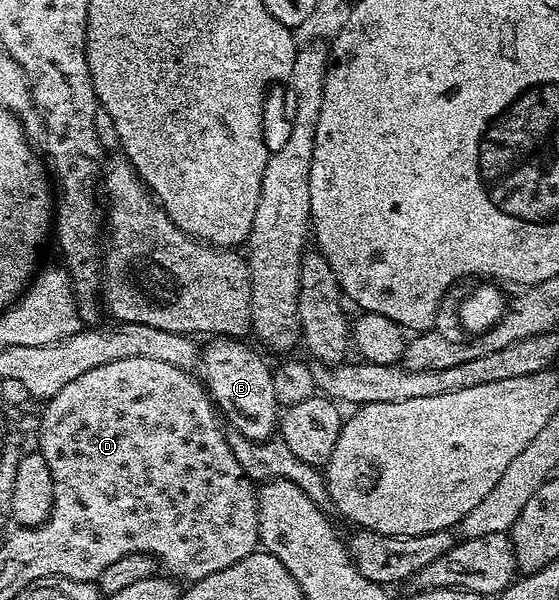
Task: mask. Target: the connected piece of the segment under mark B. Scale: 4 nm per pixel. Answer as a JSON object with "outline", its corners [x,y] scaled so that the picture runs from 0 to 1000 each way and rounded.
{"outline":[[[390,558],[376,567],[381,568],[369,580],[365,575],[356,593],[358,625],[374,648],[374,662],[419,718],[451,733],[483,732],[499,707],[499,675],[492,663],[485,607],[463,588],[451,587],[436,565]]]}

